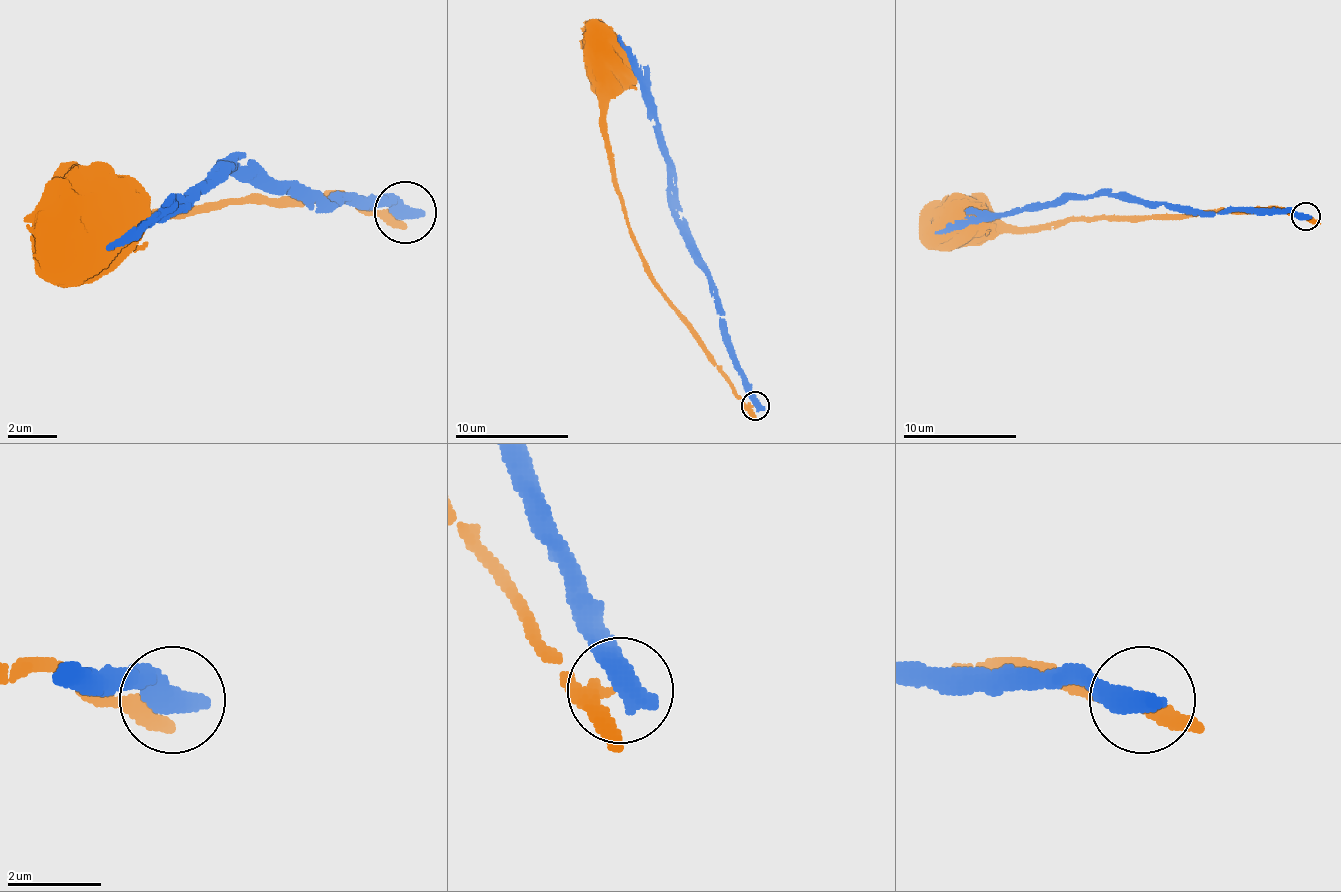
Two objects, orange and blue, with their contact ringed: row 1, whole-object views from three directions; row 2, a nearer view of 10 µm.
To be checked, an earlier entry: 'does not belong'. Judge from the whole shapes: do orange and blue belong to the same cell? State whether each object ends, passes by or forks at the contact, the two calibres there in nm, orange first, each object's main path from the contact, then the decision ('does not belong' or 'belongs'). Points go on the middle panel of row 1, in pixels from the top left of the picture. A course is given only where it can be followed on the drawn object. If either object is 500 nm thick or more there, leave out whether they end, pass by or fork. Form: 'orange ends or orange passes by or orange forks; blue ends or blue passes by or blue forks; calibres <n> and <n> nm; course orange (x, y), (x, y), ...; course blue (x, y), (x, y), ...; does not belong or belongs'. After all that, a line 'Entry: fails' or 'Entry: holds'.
calibres 300 and 550 nm; course orange (753, 406), (713, 361), (651, 276), (631, 233), (606, 131), (608, 63); course blue (756, 406), (728, 338), (713, 281), (691, 230), (674, 207), (671, 159), (651, 105), (648, 74), (617, 34); does not belong
Entry: holds

